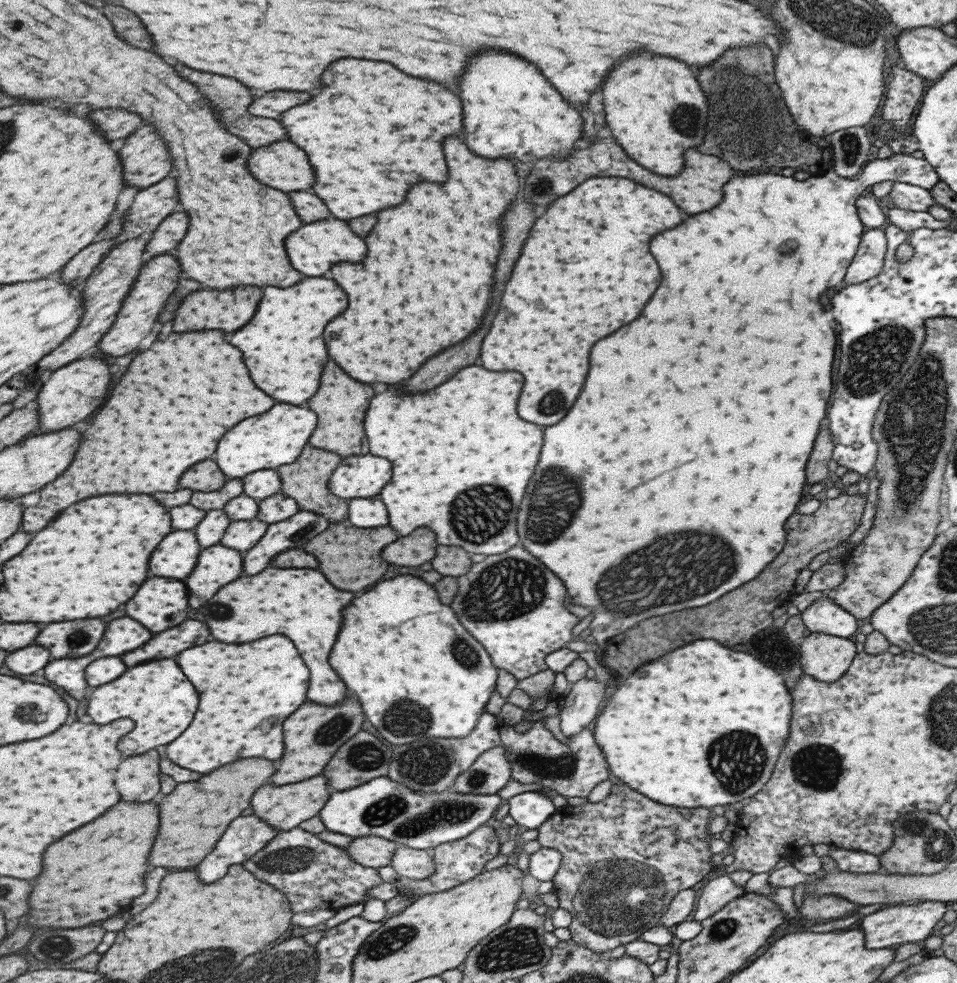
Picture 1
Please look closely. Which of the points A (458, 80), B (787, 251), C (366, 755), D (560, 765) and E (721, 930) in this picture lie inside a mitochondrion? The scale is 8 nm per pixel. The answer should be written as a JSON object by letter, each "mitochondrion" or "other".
{"A":"other","B":"other","C":"mitochondrion","D":"mitochondrion","E":"mitochondrion"}

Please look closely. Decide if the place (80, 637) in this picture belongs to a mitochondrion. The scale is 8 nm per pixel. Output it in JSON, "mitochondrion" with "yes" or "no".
{"mitochondrion":"yes"}

